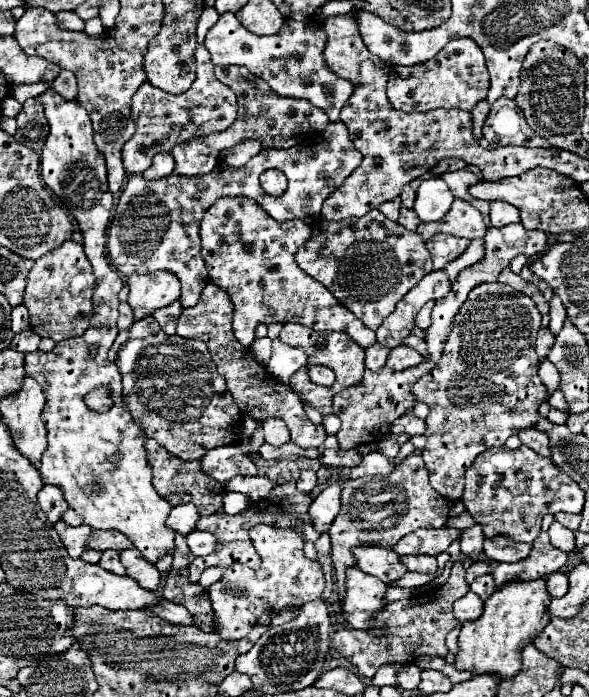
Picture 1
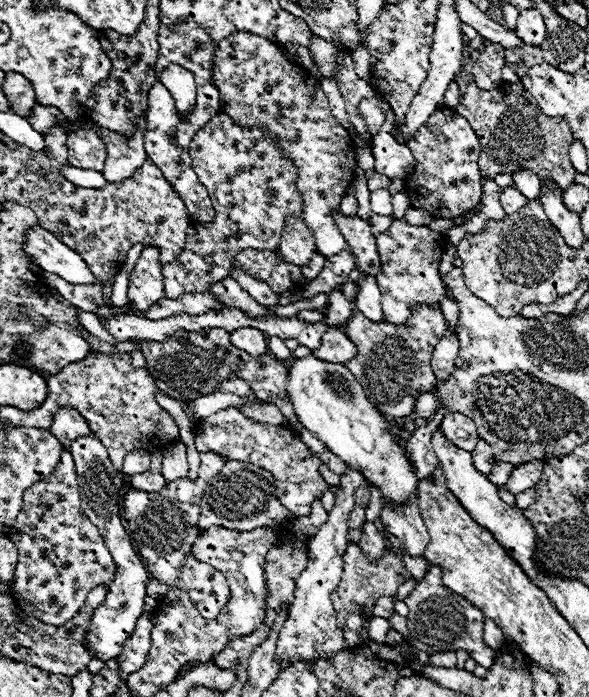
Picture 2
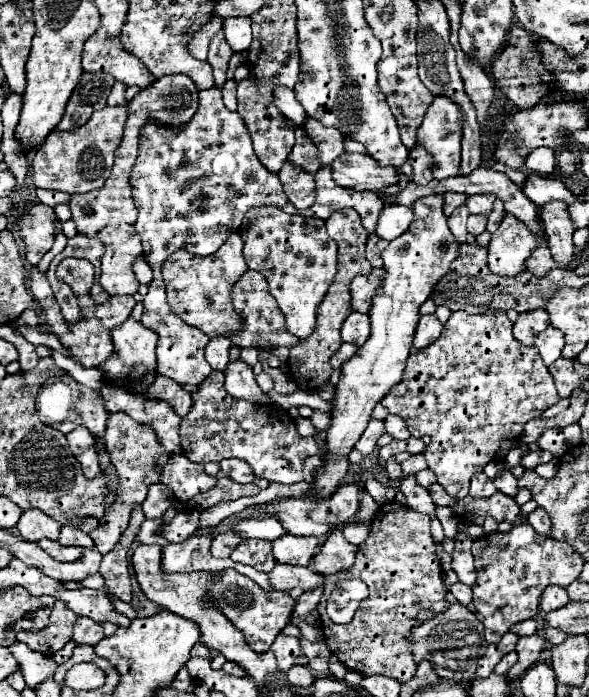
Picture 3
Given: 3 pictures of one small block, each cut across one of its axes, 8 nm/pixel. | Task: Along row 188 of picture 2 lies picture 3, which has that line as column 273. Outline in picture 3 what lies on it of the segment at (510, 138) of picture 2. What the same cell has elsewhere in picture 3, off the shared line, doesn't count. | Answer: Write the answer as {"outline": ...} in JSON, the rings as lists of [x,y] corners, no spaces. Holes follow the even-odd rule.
{"outline":[[[266,540],[242,541],[230,555],[234,562],[248,564],[256,570],[270,572],[276,564],[272,556],[272,542]]]}

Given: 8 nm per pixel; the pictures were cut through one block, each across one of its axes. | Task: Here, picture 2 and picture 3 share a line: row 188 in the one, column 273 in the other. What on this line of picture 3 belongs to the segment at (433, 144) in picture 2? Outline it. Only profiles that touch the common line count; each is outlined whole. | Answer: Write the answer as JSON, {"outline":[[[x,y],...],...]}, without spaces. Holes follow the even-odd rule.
{"outline":[[[214,370],[200,386],[198,392],[192,394],[192,408],[184,418],[184,424],[180,424],[180,440],[182,440],[182,452],[192,462],[222,462],[224,458],[242,458],[246,460],[254,474],[260,478],[266,478],[268,482],[280,482],[280,484],[296,484],[296,482],[314,482],[314,472],[322,468],[322,450],[314,438],[302,438],[296,432],[296,424],[290,418],[290,414],[276,406],[276,404],[246,404],[246,400],[234,400],[232,396],[226,396],[224,390],[224,374]]]}

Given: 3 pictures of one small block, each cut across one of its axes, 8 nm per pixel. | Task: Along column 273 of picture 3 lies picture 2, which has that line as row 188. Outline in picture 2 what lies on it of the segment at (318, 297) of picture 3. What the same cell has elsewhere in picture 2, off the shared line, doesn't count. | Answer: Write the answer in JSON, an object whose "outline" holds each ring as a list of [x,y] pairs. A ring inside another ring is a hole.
{"outline":[[[220,112],[216,118],[198,130],[192,136],[192,166],[200,178],[200,182],[210,190],[210,198],[220,202],[224,210],[216,210],[214,222],[193,222],[188,229],[188,242],[186,250],[182,250],[180,258],[166,264],[162,268],[164,274],[164,298],[176,300],[184,294],[198,294],[210,292],[212,284],[222,282],[230,272],[230,260],[246,248],[252,250],[274,250],[282,236],[284,218],[288,214],[302,216],[302,198],[294,186],[296,180],[296,166],[292,166],[278,150],[278,146],[266,136],[262,130],[242,130],[228,118],[228,114]]]}

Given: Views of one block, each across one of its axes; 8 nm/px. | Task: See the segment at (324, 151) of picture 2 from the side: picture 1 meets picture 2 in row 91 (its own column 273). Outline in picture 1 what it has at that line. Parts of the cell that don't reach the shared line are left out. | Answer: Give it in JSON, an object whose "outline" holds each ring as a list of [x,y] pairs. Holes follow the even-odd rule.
{"outline":[[[234,196],[234,198],[218,198],[204,214],[202,224],[200,224],[200,238],[202,238],[202,258],[208,268],[210,280],[226,290],[234,304],[234,318],[232,318],[232,328],[234,336],[238,342],[248,348],[254,342],[254,328],[256,324],[272,324],[272,322],[298,322],[314,330],[340,330],[346,332],[356,344],[362,348],[368,348],[376,342],[374,332],[364,326],[348,308],[344,308],[332,294],[330,290],[316,282],[312,276],[302,274],[302,268],[298,268],[294,260],[294,252],[306,240],[310,240],[312,230],[306,222],[302,220],[286,220],[286,222],[276,222],[266,210],[260,208],[260,204],[254,204],[254,200],[246,196]]]}

